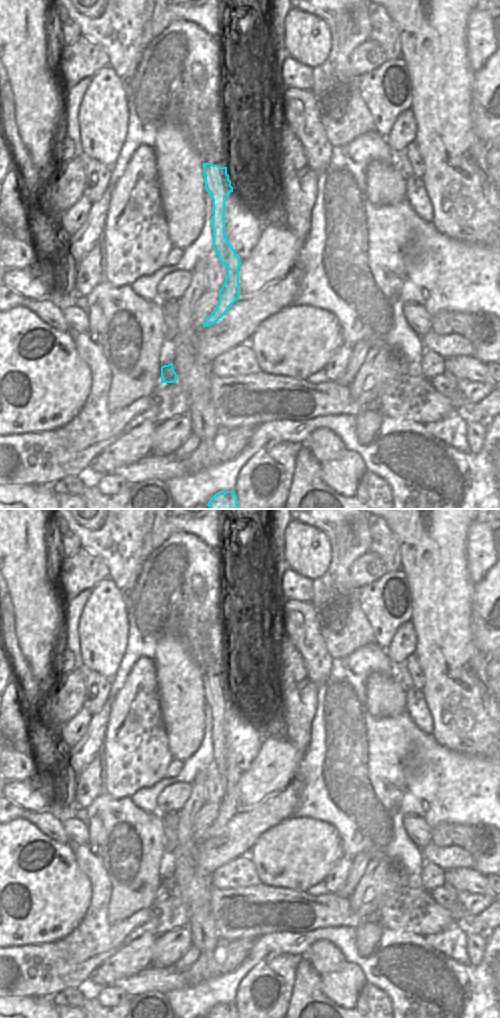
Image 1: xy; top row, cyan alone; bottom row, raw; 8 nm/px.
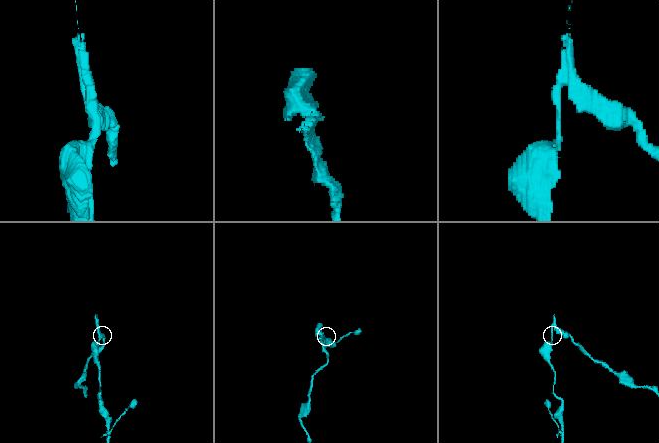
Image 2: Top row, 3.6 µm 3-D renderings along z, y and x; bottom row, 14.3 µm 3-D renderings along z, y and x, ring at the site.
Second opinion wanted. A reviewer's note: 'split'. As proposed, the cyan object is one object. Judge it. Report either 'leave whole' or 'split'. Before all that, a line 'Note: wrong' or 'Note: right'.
Note: right
split

